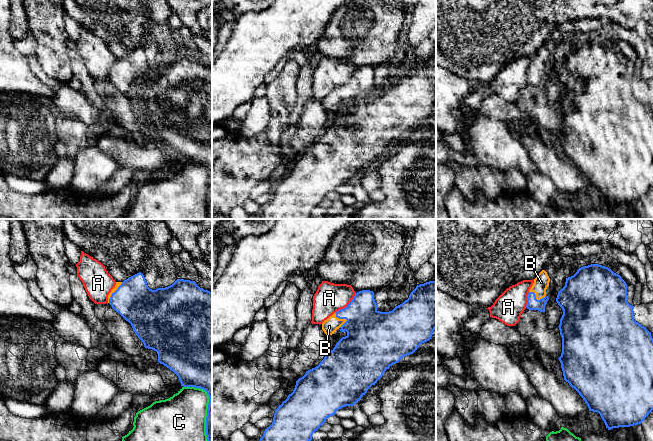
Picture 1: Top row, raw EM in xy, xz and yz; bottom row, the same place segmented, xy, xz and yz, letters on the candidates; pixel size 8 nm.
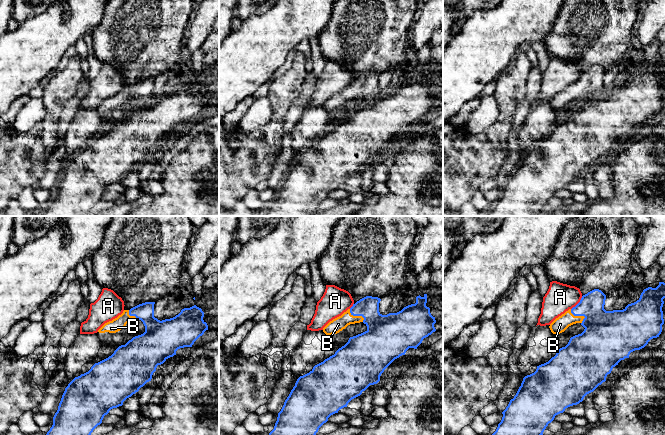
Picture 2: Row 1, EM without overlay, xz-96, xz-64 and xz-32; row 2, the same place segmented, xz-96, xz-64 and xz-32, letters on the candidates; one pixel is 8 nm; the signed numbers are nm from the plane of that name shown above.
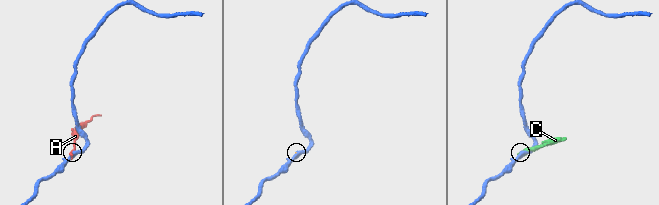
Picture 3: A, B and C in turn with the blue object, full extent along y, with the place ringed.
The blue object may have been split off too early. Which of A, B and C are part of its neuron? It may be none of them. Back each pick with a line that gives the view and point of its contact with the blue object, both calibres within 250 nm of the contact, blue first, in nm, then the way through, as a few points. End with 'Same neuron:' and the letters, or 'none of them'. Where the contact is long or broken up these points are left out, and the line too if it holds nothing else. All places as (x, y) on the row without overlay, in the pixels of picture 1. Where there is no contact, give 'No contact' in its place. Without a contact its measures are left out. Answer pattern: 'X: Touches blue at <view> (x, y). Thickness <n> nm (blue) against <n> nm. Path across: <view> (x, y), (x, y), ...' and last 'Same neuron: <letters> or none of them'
Same neuron: none of them

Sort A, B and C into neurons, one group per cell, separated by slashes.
A / B / C

